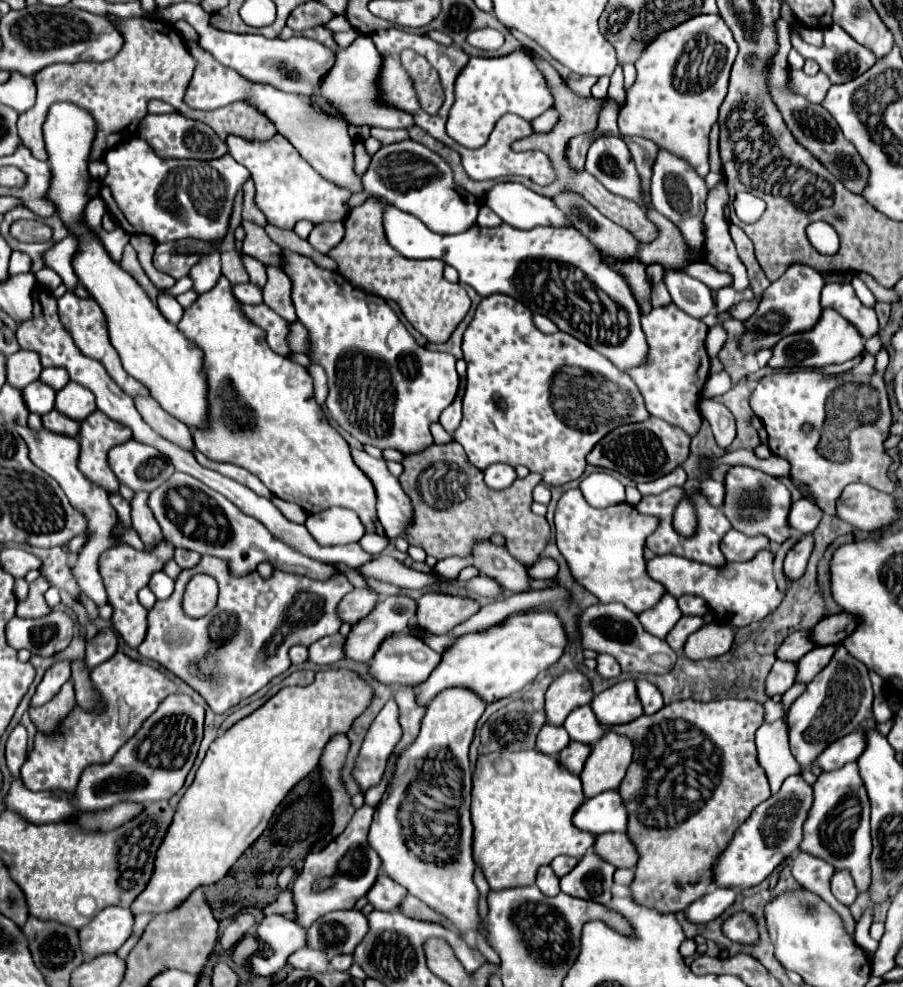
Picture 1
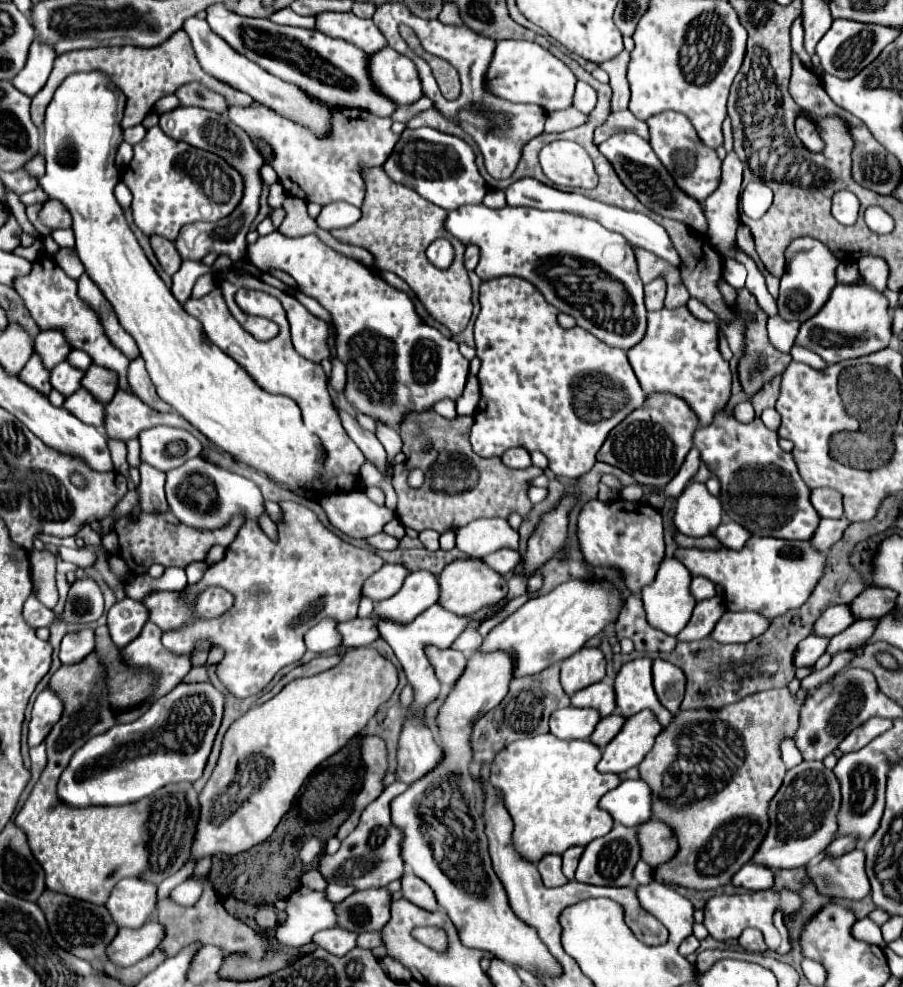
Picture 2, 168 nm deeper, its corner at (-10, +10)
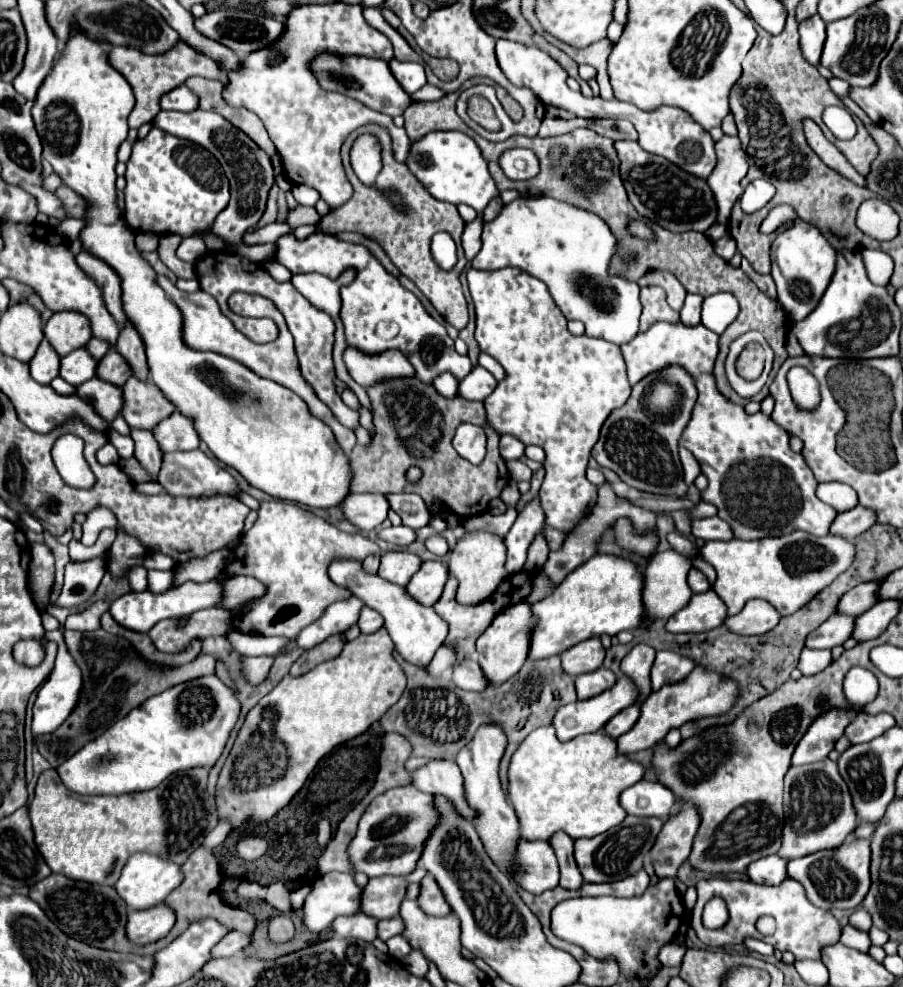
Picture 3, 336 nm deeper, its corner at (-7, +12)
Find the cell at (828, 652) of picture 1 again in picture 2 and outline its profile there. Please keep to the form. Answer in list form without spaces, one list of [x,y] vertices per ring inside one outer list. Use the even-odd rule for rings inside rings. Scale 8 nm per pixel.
[[[855,620],[847,630],[843,630],[841,634],[837,634],[835,638],[829,640],[827,654],[835,656],[839,652],[845,652],[845,650],[865,644],[867,638],[873,634],[875,624],[877,624],[877,620]]]

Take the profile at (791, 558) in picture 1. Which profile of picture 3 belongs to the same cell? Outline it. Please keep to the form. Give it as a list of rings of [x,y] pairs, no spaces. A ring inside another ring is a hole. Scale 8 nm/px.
[[[858,504],[856,508],[852,508],[848,512],[840,512],[836,516],[836,520],[832,522],[830,532],[854,540],[856,536],[860,536],[874,524],[876,524],[876,512],[872,508],[864,508]]]

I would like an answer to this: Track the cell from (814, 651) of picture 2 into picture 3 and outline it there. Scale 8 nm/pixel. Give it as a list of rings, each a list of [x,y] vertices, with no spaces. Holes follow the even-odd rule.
[[[836,612],[832,614],[820,628],[816,628],[816,632],[812,632],[812,636],[808,636],[806,646],[808,648],[834,648],[844,644],[850,636],[852,636],[852,628],[856,618]]]

